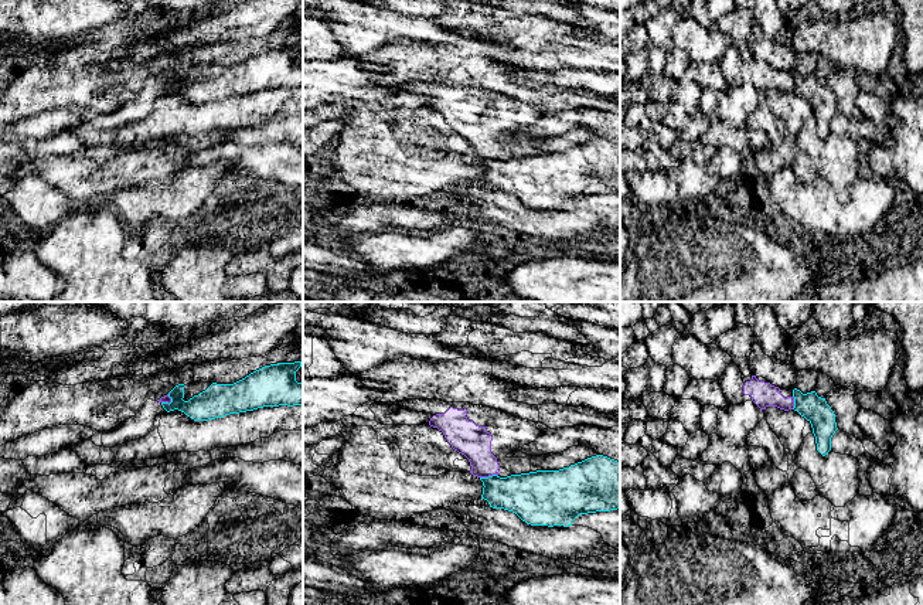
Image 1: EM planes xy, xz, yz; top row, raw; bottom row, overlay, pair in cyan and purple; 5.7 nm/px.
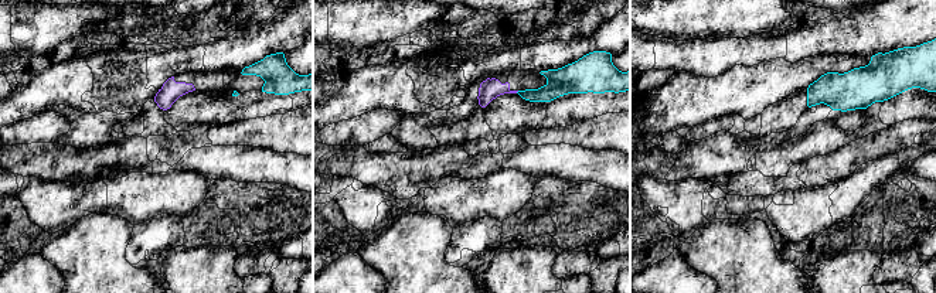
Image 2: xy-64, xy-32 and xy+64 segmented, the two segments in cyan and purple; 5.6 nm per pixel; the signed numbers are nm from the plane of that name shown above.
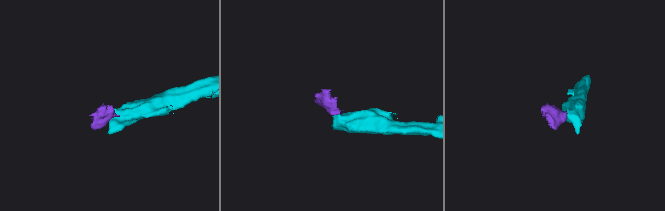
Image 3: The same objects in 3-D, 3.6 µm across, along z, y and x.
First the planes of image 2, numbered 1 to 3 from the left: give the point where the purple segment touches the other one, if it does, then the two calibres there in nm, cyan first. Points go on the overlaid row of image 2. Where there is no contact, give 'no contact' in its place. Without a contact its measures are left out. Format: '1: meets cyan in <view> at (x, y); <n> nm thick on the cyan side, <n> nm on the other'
1: no contact
2: no contact
3: no contact

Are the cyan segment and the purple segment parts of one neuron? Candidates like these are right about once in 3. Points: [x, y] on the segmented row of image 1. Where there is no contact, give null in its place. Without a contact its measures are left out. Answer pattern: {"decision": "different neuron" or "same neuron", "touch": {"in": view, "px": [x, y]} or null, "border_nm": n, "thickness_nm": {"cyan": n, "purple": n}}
{"decision": "different neuron", "touch": {"in": "xz", "px": [489, 476]}, "border_nm": 110, "thickness_nm": {"cyan": 260, "purple": 190}}

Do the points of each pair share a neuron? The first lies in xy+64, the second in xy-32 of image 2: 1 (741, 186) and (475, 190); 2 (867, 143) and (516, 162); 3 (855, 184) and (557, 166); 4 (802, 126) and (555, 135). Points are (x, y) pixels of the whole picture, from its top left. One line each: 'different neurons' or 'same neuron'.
1: different neurons
2: different neurons
3: different neurons
4: different neurons

